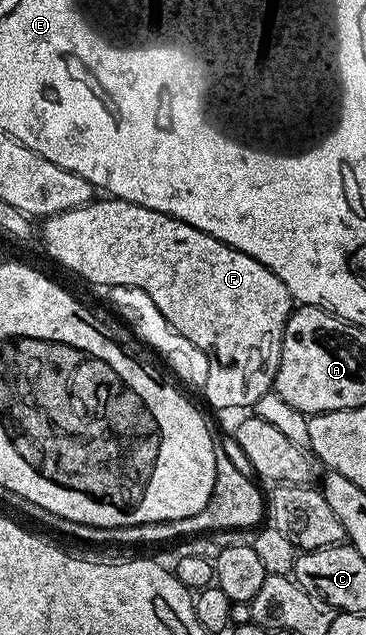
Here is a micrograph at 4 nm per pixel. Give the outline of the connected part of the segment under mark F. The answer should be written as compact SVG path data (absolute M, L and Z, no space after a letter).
M109 196L99 197L97 200L88 203L87 206L72 208L68 212L60 212L59 214L52 215L51 218L47 218L41 223L40 238L41 234L42 242L46 245L47 252L64 269L71 270L74 274L79 274L84 281L95 282L99 288L131 286L132 288L140 288L144 292L148 292L152 304L156 304L156 308L160 308L164 320L168 320L168 324L172 324L172 328L178 330L180 336L192 340L192 344L196 344L196 348L200 348L210 357L210 371L208 372L208 380L204 387L208 405L215 406L218 410L238 410L241 406L253 408L256 400L260 400L260 396L264 396L270 390L274 389L274 374L278 371L278 365L280 364L284 328L290 318L292 299L286 285L268 268L264 268L256 260L252 260L252 256L248 256L239 250L233 250L231 246L226 246L220 240L216 240L212 236L208 236L204 232L192 228L192 224L184 224L164 212L149 210L143 206L137 206L131 202L125 202L119 198L111 198Z

